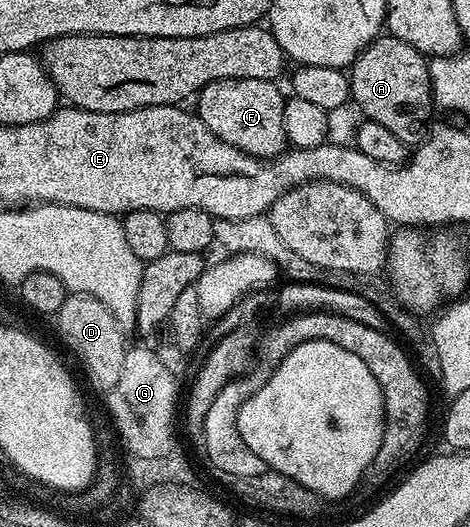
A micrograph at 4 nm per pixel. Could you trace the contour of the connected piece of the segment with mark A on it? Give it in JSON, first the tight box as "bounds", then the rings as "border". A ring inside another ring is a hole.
{"bounds":[350,34,434,146],"border":[[[387,34],[377,36],[356,55],[356,61],[350,66],[350,83],[351,103],[364,111],[363,119],[386,126],[386,130],[398,134],[409,146],[425,135],[430,124],[428,115],[434,112],[432,89],[428,87],[428,60],[410,42]]]}

